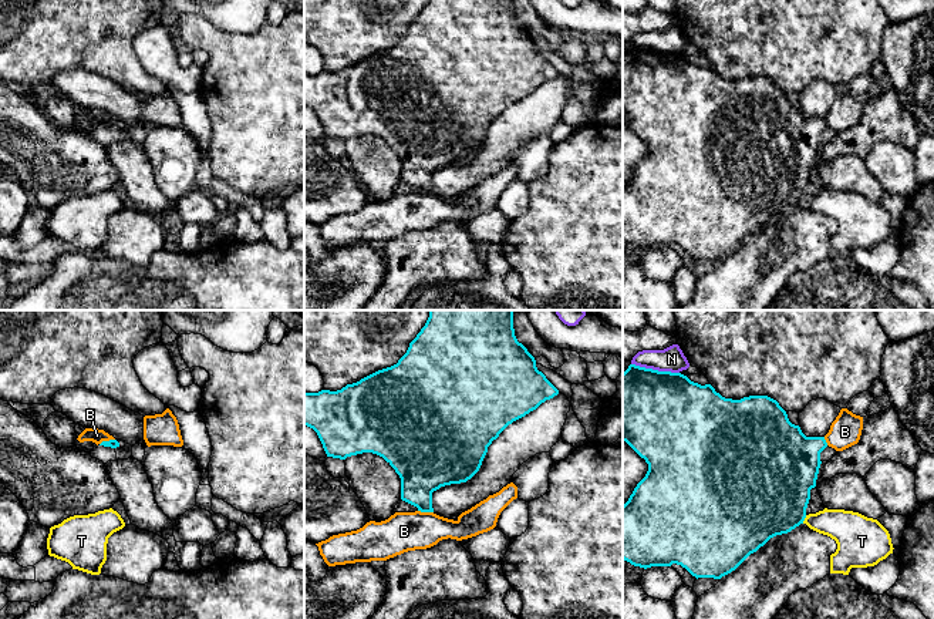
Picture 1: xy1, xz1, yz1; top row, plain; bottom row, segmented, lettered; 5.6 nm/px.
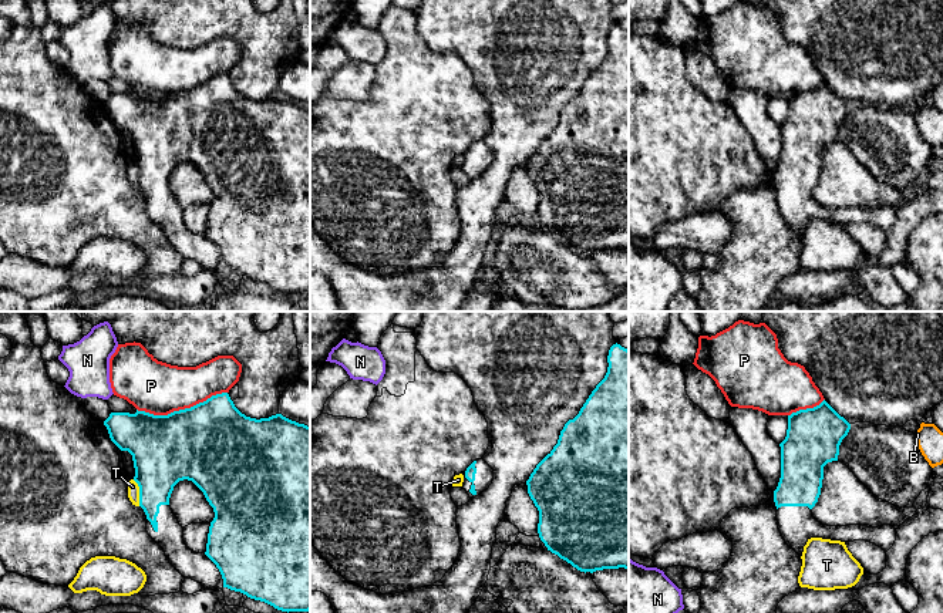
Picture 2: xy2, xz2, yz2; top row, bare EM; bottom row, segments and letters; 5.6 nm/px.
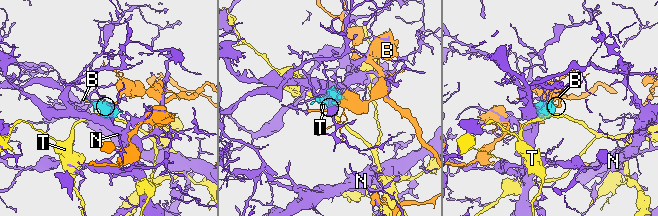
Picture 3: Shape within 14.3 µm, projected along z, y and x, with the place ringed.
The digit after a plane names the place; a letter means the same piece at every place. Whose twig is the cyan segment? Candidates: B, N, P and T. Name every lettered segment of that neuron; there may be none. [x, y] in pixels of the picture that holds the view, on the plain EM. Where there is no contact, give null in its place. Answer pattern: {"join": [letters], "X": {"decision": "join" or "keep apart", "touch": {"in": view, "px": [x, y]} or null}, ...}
{"join": [], "B": {"decision": "keep apart", "touch": {"in": "xz1", "px": [425, 192]}}, "N": {"decision": "keep apart", "touch": {"in": "yz1", "px": [656, 51]}}, "P": {"decision": "keep apart", "touch": {"in": "xy2", "px": [181, 91]}}, "T": {"decision": "keep apart", "touch": {"in": "xy2", "px": [140, 174]}}}

